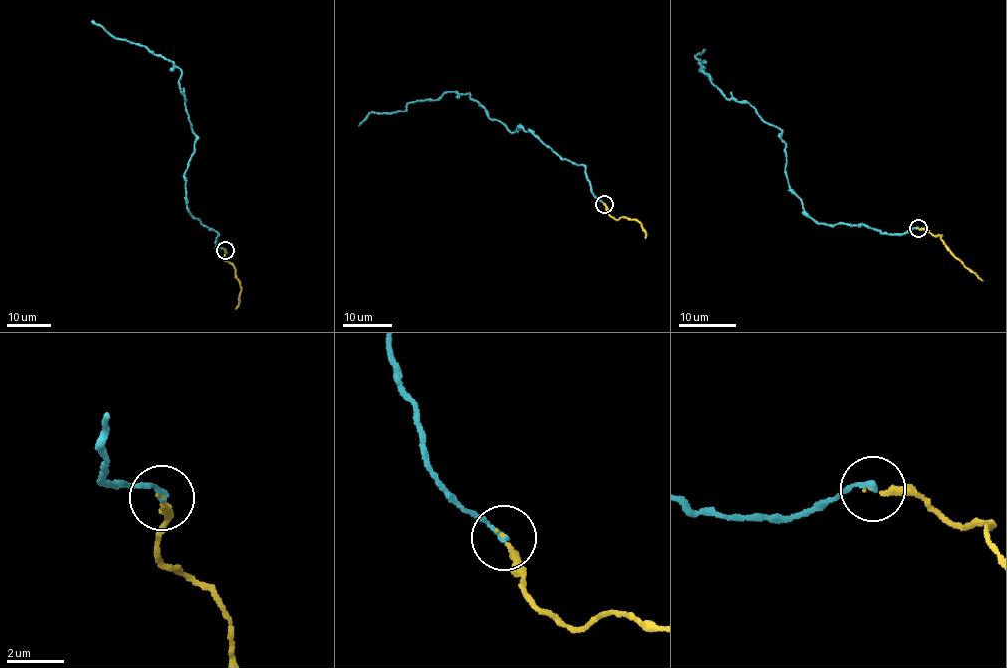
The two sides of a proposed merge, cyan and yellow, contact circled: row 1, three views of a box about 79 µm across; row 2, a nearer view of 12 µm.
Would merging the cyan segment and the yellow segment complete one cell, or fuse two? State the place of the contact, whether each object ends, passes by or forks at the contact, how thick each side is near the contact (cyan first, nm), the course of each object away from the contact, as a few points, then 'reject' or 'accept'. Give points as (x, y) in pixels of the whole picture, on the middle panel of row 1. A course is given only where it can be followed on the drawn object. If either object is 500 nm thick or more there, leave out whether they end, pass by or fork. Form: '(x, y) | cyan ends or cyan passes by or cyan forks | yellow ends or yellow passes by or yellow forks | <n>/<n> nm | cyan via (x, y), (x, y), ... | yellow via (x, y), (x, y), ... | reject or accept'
(604, 204) | cyan ends | yellow ends | 200/200 nm | cyan via (605, 204), (585, 167), (518, 126), (512, 132), (468, 93), (370, 113), (358, 125) | yellow via (605, 204), (609, 215), (616, 219), (624, 216), (638, 222), (645, 238) | accept

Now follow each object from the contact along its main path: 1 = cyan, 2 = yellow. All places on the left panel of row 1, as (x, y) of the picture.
1: (225, 250), (186, 202), (183, 176), (196, 138), (181, 71), (91, 21)
2: (225, 250), (224, 258), (234, 268), (240, 285), (235, 308)

